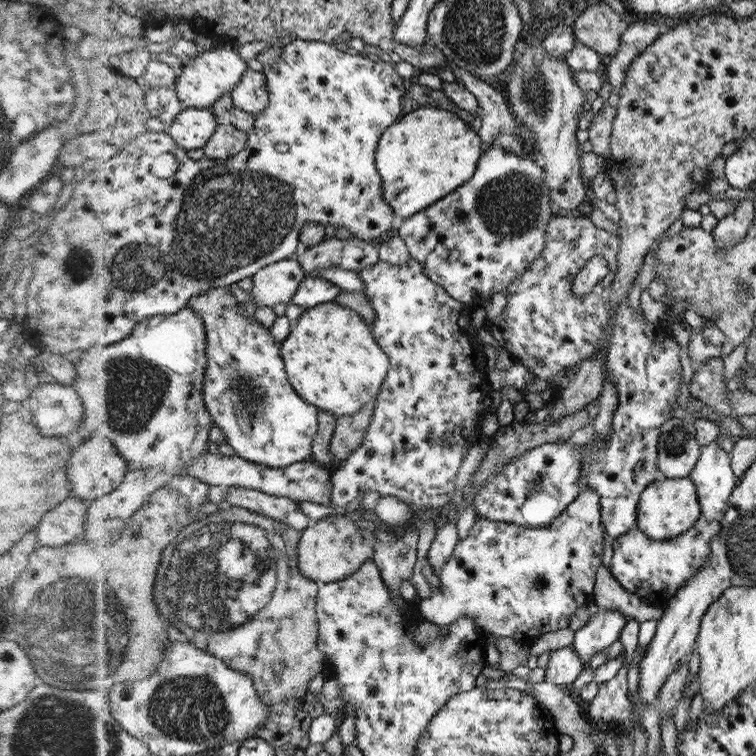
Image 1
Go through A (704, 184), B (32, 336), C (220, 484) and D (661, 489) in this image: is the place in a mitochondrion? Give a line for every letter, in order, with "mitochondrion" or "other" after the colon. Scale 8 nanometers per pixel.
A: other
B: other
C: other
D: other

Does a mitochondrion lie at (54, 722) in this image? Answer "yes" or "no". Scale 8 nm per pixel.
yes

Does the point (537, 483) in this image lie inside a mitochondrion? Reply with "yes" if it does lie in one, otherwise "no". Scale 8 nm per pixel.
yes

